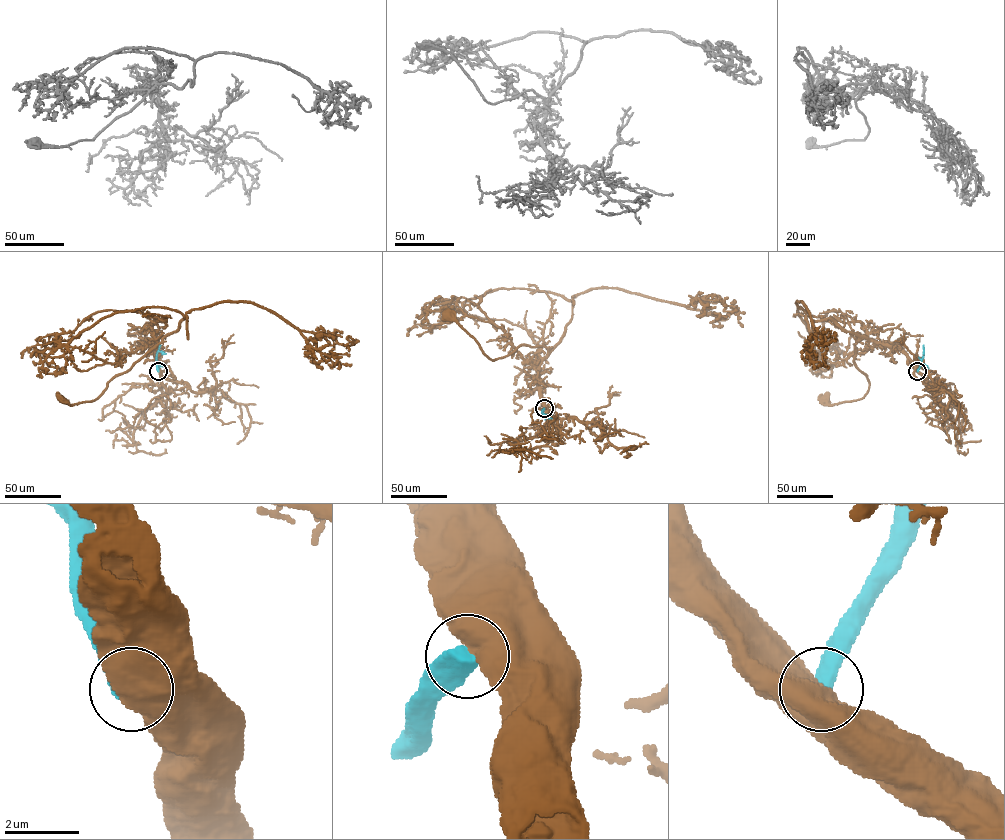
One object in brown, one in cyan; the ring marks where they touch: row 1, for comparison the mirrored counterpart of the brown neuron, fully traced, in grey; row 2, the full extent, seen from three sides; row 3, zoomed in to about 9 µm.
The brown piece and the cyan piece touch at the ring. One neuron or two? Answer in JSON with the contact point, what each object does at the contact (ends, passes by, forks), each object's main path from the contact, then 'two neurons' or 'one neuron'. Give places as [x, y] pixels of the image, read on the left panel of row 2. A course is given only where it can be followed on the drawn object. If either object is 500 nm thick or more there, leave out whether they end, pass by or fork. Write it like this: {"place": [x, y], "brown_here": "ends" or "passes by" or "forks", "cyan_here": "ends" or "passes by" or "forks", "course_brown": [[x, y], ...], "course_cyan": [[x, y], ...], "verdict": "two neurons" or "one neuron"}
{"place": [158, 371], "course_brown": [[158, 371], [153, 343], [161, 338], [161, 342], [127, 370], [115, 376], [97, 399], [71, 405], [62, 398]], "course_cyan": [[158, 371], [157, 352], [165, 353]], "verdict": "two neurons"}

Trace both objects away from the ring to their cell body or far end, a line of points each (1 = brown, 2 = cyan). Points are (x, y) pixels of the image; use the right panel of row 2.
1: (917, 371), (896, 349), (862, 338), (855, 345), (854, 362), (867, 376), (867, 393), (832, 405), (825, 398)
2: (917, 371), (923, 353)

